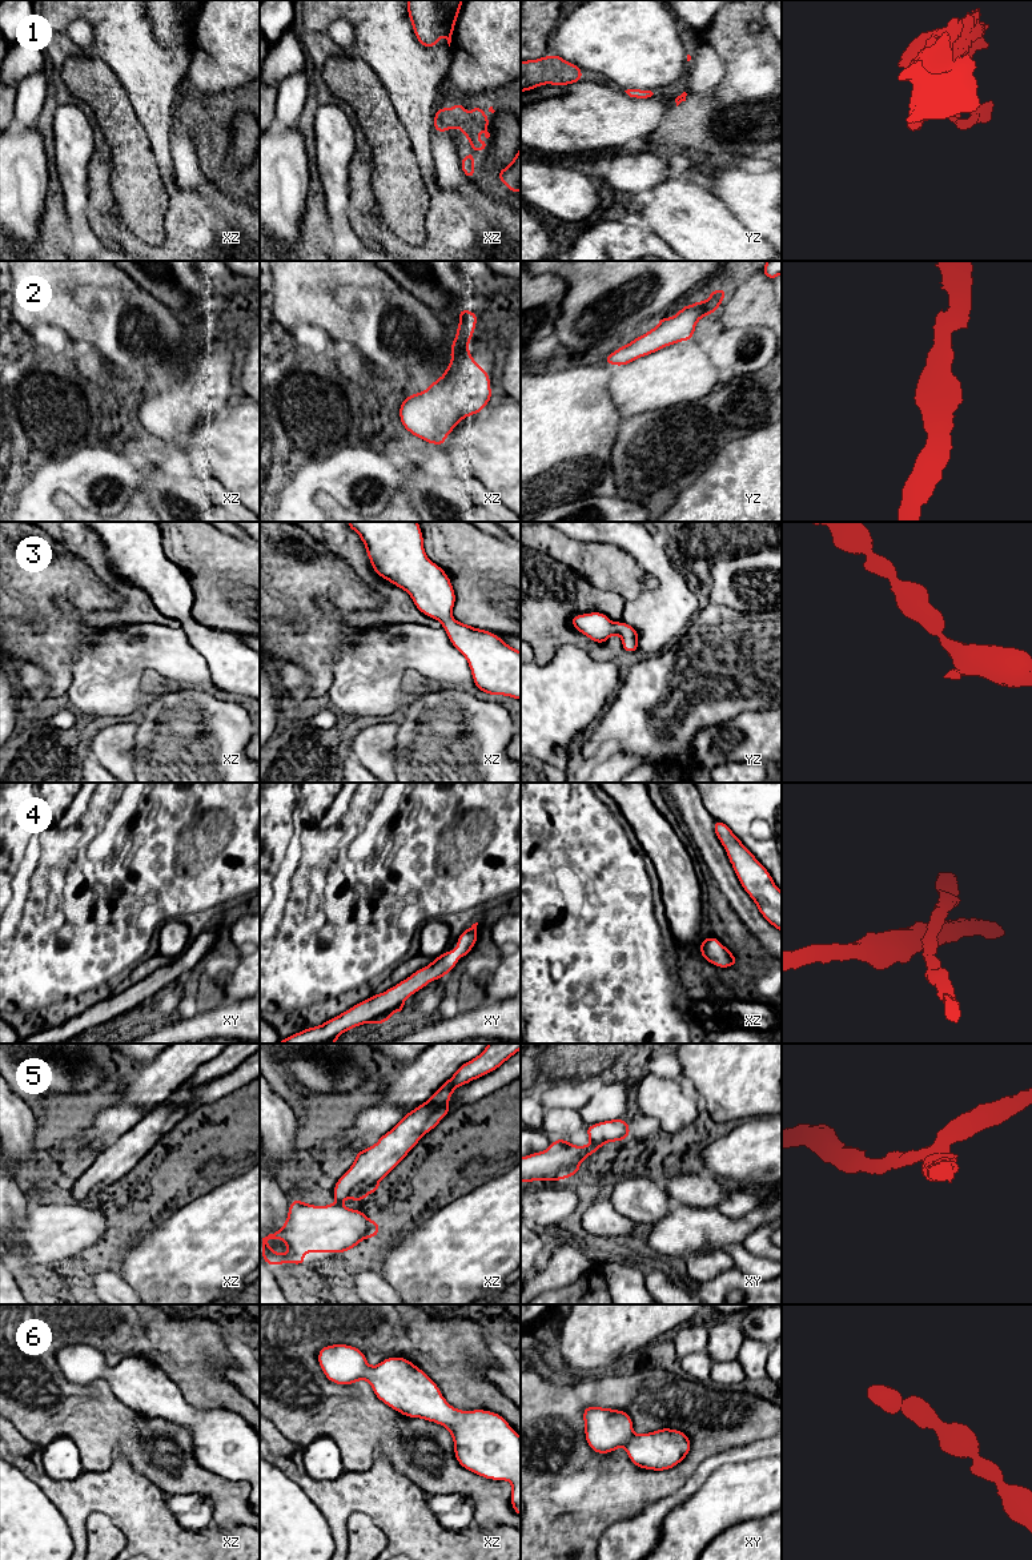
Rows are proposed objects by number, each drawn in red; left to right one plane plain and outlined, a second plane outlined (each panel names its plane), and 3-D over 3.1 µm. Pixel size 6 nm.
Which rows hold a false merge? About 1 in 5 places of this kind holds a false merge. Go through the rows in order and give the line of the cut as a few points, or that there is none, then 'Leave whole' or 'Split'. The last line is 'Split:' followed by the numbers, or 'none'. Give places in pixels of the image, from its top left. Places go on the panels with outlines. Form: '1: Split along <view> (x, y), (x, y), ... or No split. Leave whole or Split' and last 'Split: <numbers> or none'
1: No split. Leave whole
2: No split. Leave whole
3: No split. Leave whole
4: No split. Leave whole
5: Split along xy (591, 1141), (602, 1144). Split
6: No split. Leave whole
Split: 5

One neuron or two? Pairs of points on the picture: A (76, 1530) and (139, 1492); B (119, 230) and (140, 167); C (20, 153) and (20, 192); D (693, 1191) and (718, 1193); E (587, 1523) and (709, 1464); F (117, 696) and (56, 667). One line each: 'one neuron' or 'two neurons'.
A: one neuron
B: two neurons
C: one neuron
D: one neuron
E: two neurons
F: two neurons

